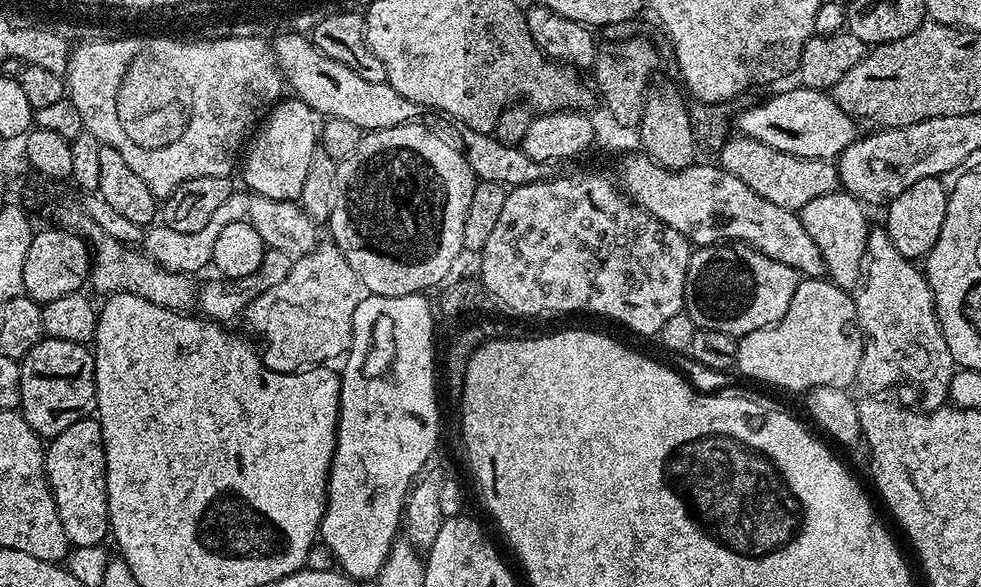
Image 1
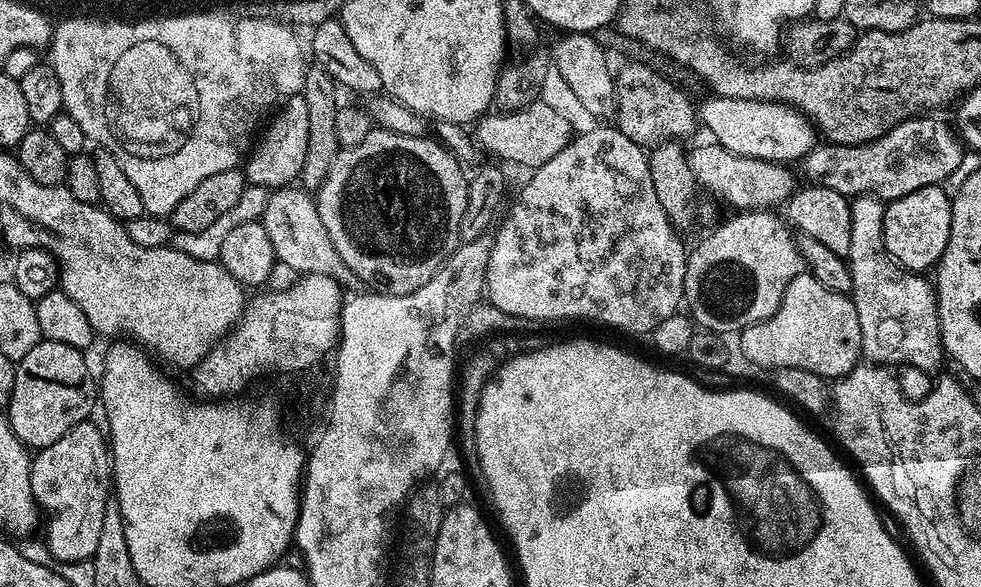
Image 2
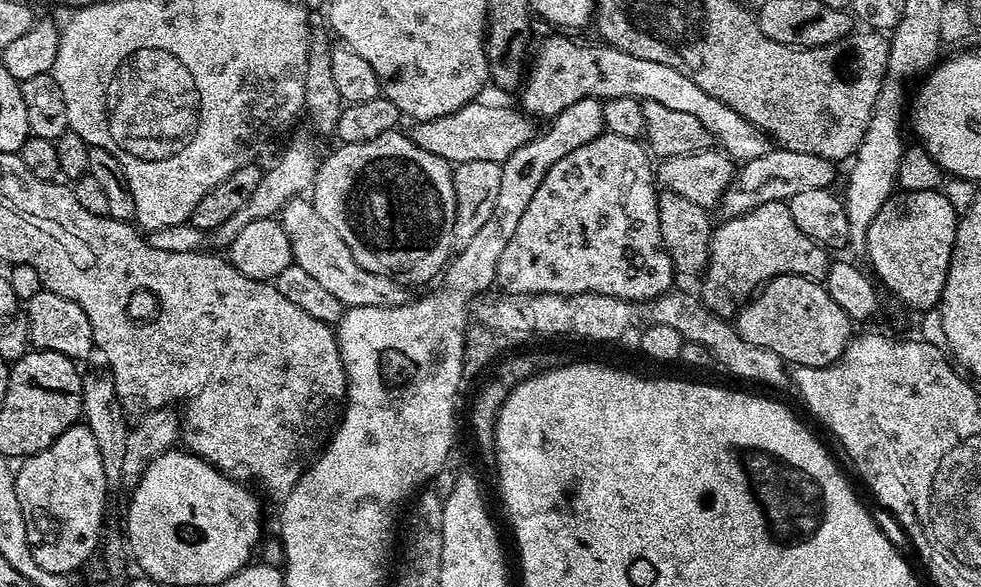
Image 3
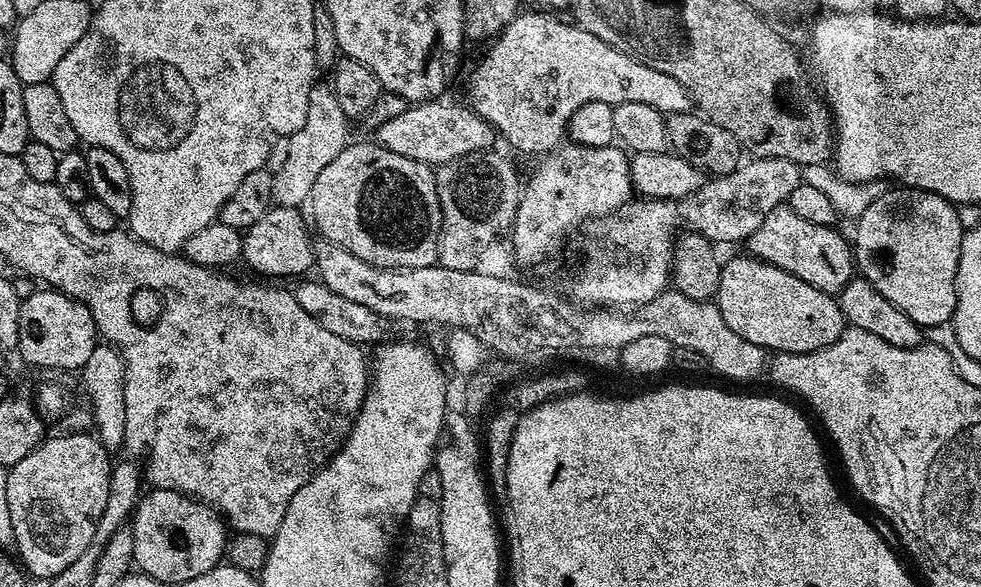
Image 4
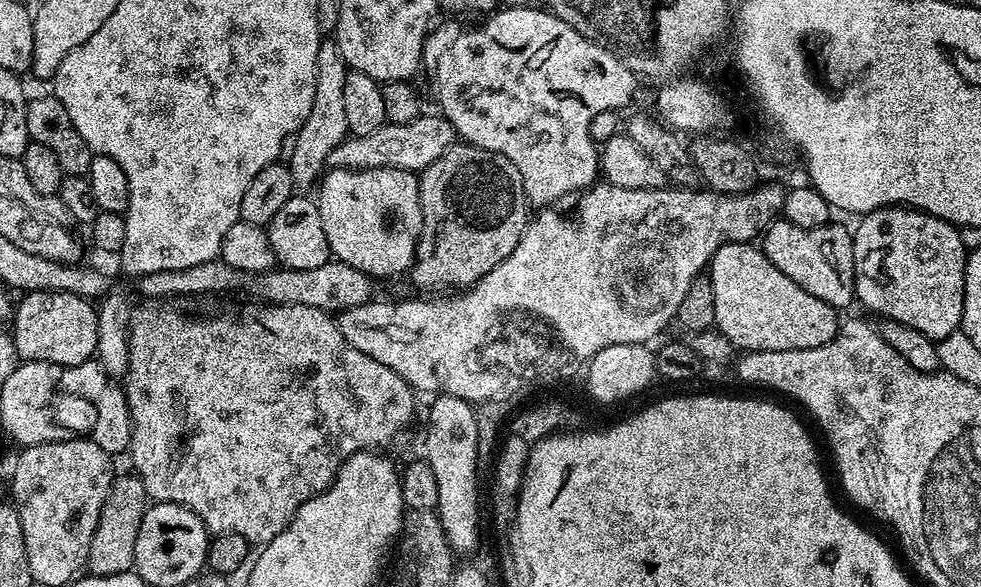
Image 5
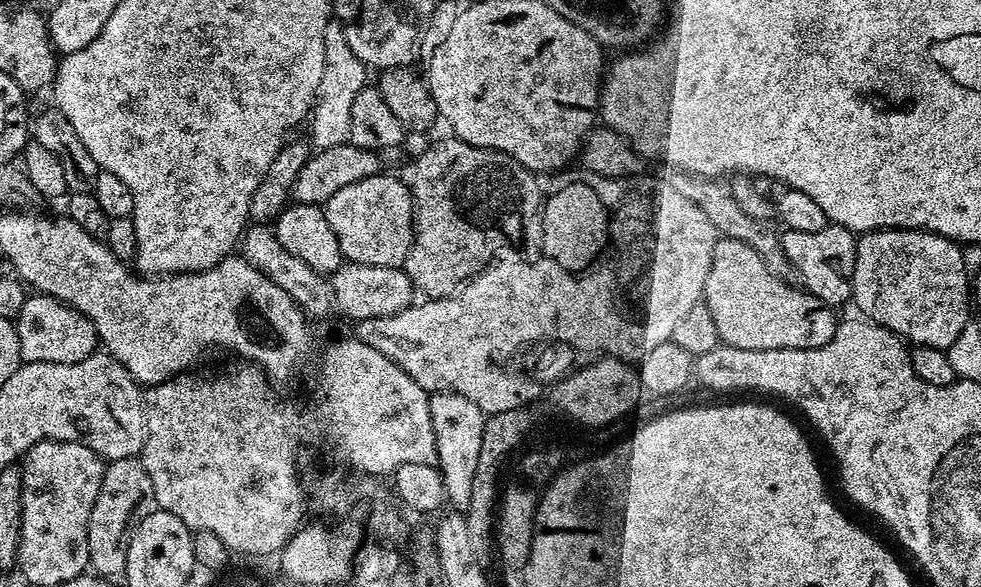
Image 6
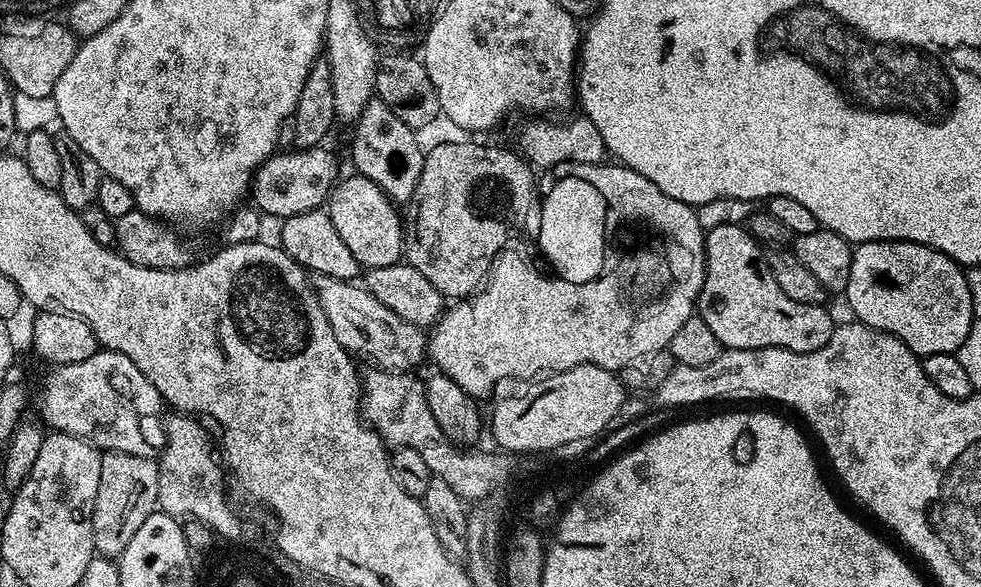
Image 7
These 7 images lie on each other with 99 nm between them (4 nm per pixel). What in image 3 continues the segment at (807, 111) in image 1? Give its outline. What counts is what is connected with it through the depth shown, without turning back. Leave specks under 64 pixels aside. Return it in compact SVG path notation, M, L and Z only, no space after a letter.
M556 35L560 36L550 37L541 46L540 53L536 56L536 66L533 68L531 76L529 73L523 85L523 105L521 107L527 115L554 118L566 106L576 104L586 98L597 97L605 101L622 96L632 96L641 102L645 100L662 102L662 106L670 106L670 110L682 110L682 114L691 114L694 118L698 118L698 122L702 122L702 126L706 126L709 137L723 151L727 152L733 161L747 162L770 151L770 137L767 132L763 132L757 124L752 124L746 118L742 118L742 114L738 114L738 110L730 110L730 106L726 106L726 102L718 102L718 98L710 98L710 94L706 94L706 90L702 90L702 86L694 86L694 82L690 78L686 78L686 74L674 70L674 66L662 66L662 62L646 62L642 58L634 58L626 55L625 52L619 52L611 46L583 48L582 45L567 40L564 37L567 35Z

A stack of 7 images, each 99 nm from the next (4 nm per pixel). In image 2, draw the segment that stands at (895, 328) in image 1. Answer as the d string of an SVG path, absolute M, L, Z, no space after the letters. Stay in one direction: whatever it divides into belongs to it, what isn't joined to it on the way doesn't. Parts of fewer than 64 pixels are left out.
M858 196L851 201L852 225L850 226L850 250L846 261L852 274L850 293L852 304L858 310L858 326L862 330L862 356L877 366L909 364L912 368L936 368L946 360L944 343L940 337L940 315L936 309L936 293L933 285L924 281L923 275L900 267L884 251L885 201L877 196Z

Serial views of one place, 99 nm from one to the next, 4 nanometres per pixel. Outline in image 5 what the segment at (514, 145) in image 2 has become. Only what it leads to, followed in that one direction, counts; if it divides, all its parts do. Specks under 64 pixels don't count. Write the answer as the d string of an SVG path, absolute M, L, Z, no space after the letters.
M422 114L414 122L385 123L374 134L349 135L334 150L330 150L328 168L397 168L407 172L421 173L430 162L442 158L447 148L457 143L458 137L449 120L443 115Z

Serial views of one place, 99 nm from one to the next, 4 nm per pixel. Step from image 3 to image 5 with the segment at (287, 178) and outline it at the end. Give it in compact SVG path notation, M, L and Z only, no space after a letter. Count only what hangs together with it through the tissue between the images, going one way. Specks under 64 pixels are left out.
M325 39L318 50L314 106L310 106L310 118L306 118L306 122L294 137L296 145L292 148L290 167L293 181L297 185L312 183L315 185L328 168L330 150L334 150L334 146L338 146L349 135L346 126L346 109L342 99L342 86L346 84L346 74L349 71L348 65L344 63L344 59L340 57L340 52L336 48L335 39Z

